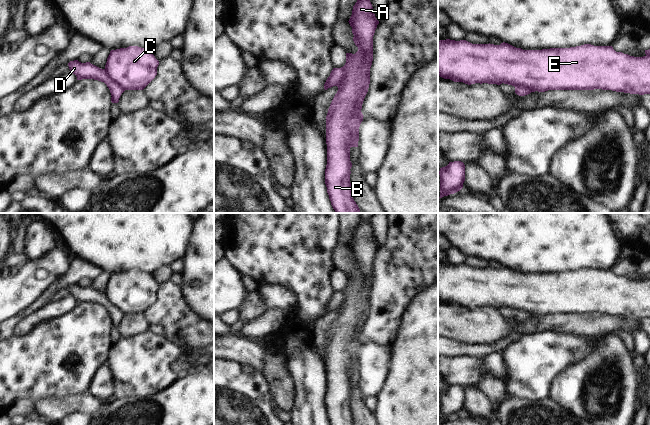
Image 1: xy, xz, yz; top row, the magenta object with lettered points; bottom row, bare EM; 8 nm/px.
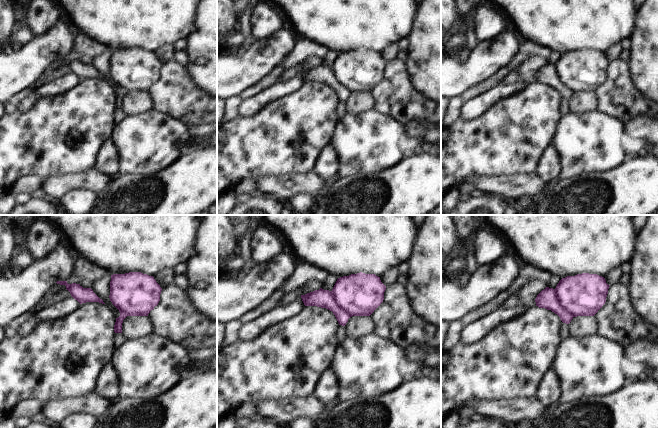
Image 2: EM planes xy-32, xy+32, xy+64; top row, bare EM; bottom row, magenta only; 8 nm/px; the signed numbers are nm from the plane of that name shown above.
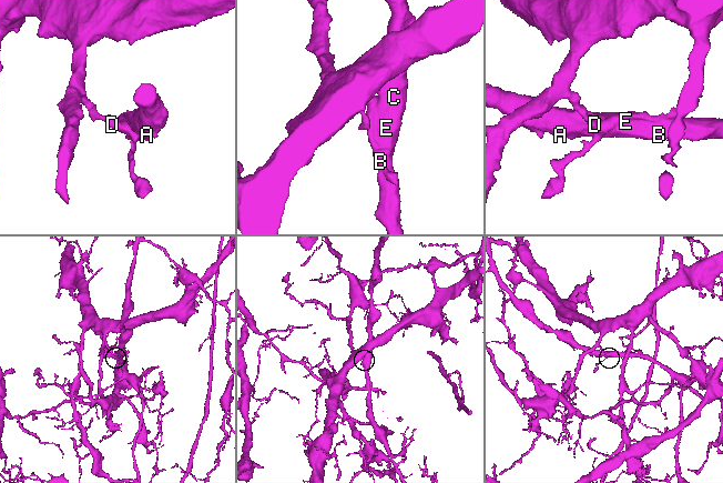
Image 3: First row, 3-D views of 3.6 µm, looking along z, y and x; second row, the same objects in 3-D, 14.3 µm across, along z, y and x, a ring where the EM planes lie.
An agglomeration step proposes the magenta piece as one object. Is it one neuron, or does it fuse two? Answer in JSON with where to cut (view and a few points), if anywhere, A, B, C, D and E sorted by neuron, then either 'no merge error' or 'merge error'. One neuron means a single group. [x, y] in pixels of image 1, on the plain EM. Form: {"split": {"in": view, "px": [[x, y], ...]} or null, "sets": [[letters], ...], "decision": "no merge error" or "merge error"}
{"split": {"in": "xy", "px": [[104, 293], [124, 314]]}, "sets": [["A", "B", "C", "E"], ["D"]], "decision": "merge error"}

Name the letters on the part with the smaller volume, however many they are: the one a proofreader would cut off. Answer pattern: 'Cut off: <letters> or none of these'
Cut off: A, B, C, E

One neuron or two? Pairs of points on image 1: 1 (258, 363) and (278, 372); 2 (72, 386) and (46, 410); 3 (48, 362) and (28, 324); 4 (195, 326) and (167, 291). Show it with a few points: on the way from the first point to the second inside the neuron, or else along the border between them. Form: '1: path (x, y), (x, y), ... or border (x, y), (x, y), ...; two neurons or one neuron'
1: border (261, 345), (262, 371); two neurons
2: border (83, 393), (60, 397), (46, 397), (37, 400); two neurons
3: border (52, 318), (39, 322), (22, 336), (12, 335); two neurons
4: path (186, 319), (170, 303), (170, 300); one neuron

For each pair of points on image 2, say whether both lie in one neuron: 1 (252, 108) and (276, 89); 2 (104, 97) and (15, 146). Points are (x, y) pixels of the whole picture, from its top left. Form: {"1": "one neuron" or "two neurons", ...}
{"1": "one neuron", "2": "one neuron"}

